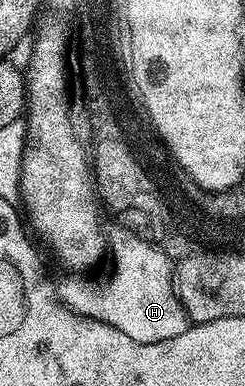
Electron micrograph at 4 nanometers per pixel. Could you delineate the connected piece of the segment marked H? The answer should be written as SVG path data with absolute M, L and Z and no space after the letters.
M118 227L107 241L108 248L113 253L113 274L109 281L99 285L93 281L65 281L60 282L59 296L65 306L74 313L102 321L105 325L115 327L115 331L123 331L135 343L163 343L163 339L175 339L175 335L183 335L191 324L181 300L177 298L175 288L175 265L159 246L145 241L139 234L130 229Z

